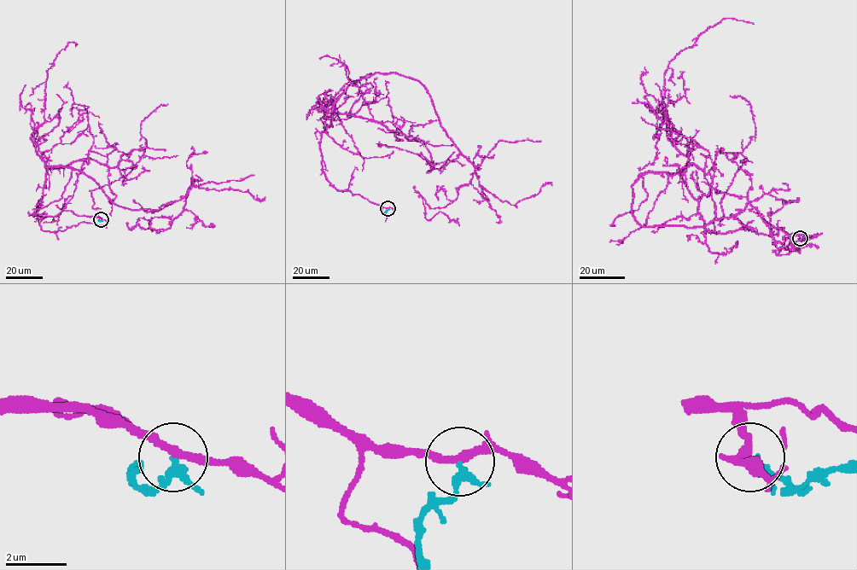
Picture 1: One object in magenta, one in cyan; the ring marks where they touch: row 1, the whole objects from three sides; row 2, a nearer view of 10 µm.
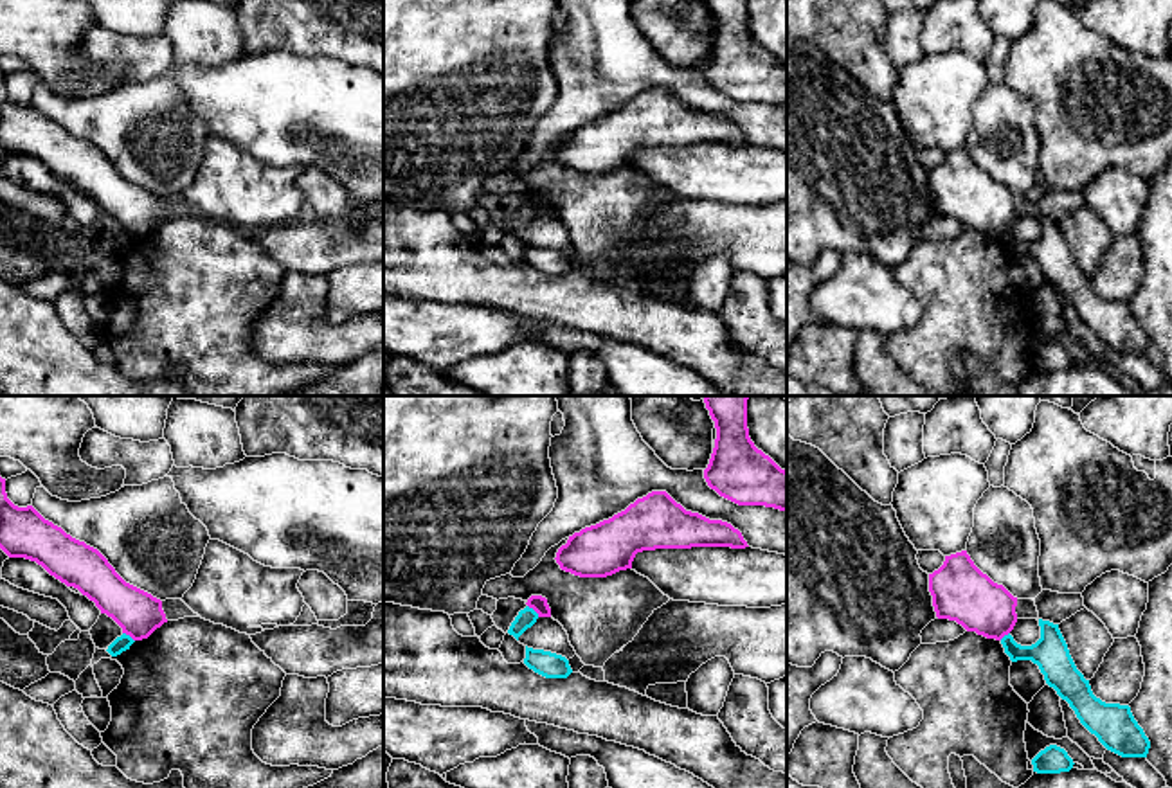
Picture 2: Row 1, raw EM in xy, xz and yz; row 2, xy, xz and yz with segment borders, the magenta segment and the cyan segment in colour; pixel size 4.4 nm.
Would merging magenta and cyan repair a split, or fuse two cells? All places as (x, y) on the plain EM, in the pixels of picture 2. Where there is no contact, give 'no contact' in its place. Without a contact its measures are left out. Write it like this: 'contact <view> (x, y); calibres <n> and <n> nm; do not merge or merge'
contact xz (533, 205); calibres 70 and 90 nm; do not merge

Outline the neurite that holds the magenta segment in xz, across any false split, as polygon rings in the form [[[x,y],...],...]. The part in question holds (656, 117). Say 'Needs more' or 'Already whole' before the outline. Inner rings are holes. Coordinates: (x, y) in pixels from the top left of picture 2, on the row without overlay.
Already whole. [[[652,88],[612,115],[569,133],[554,157],[574,173],[607,175],[632,166],[637,149],[691,144],[749,142],[731,121],[686,108],[666,88]]]

